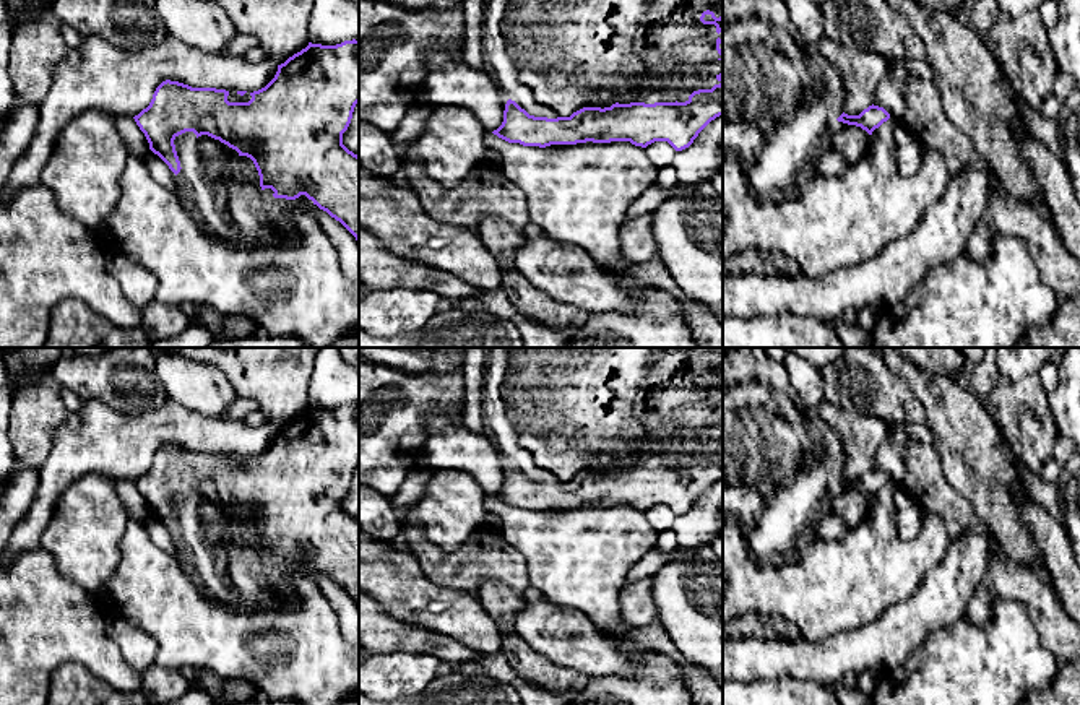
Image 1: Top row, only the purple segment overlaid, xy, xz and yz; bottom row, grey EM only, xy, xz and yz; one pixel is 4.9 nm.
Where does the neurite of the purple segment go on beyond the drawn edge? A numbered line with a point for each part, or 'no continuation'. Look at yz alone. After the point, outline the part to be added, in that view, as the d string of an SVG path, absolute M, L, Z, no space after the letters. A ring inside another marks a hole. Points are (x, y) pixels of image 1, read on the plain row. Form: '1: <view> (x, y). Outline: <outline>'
no continuation

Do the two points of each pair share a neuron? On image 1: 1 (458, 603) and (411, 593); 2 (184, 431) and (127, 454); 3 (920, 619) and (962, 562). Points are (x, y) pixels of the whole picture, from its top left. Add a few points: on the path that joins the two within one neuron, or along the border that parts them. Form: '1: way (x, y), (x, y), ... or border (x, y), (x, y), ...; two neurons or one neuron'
1: way (447, 605), (423, 603); one neuron
2: way (169, 431), (150, 431), (142, 439); one neuron
3: way (934, 605), (957, 577); one neuron

